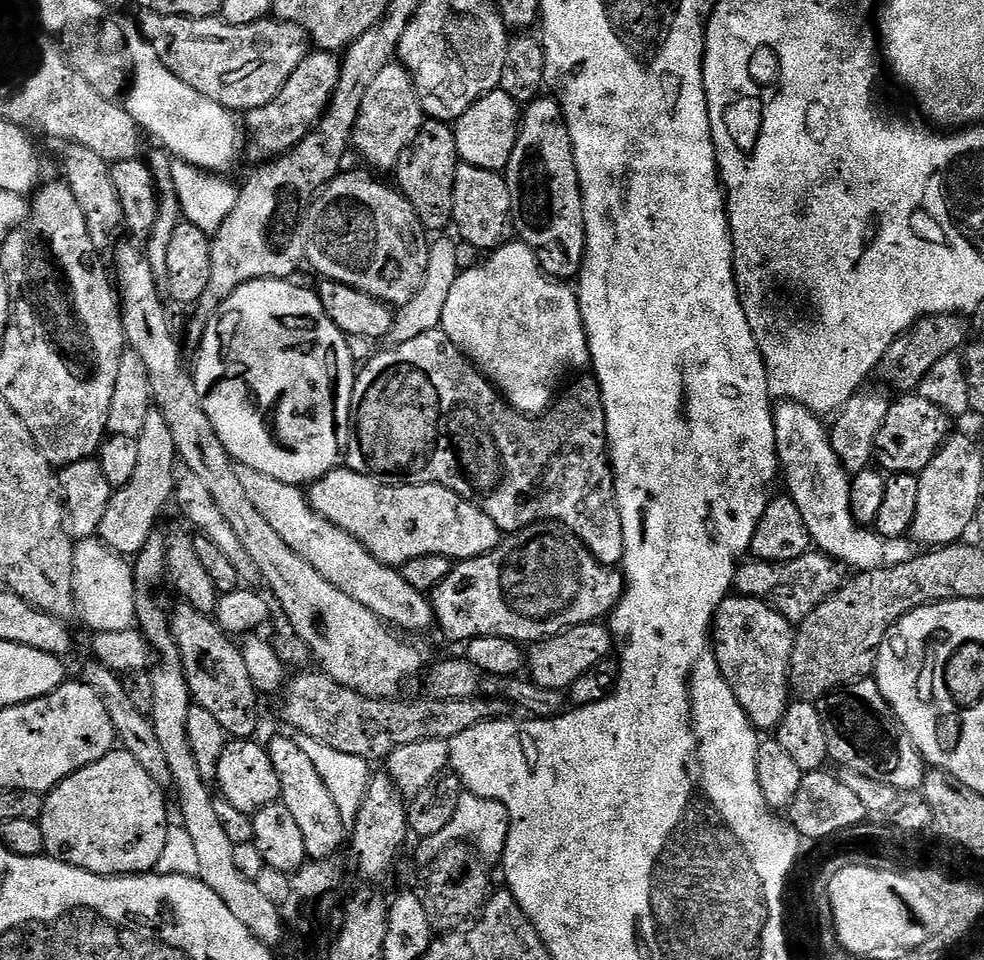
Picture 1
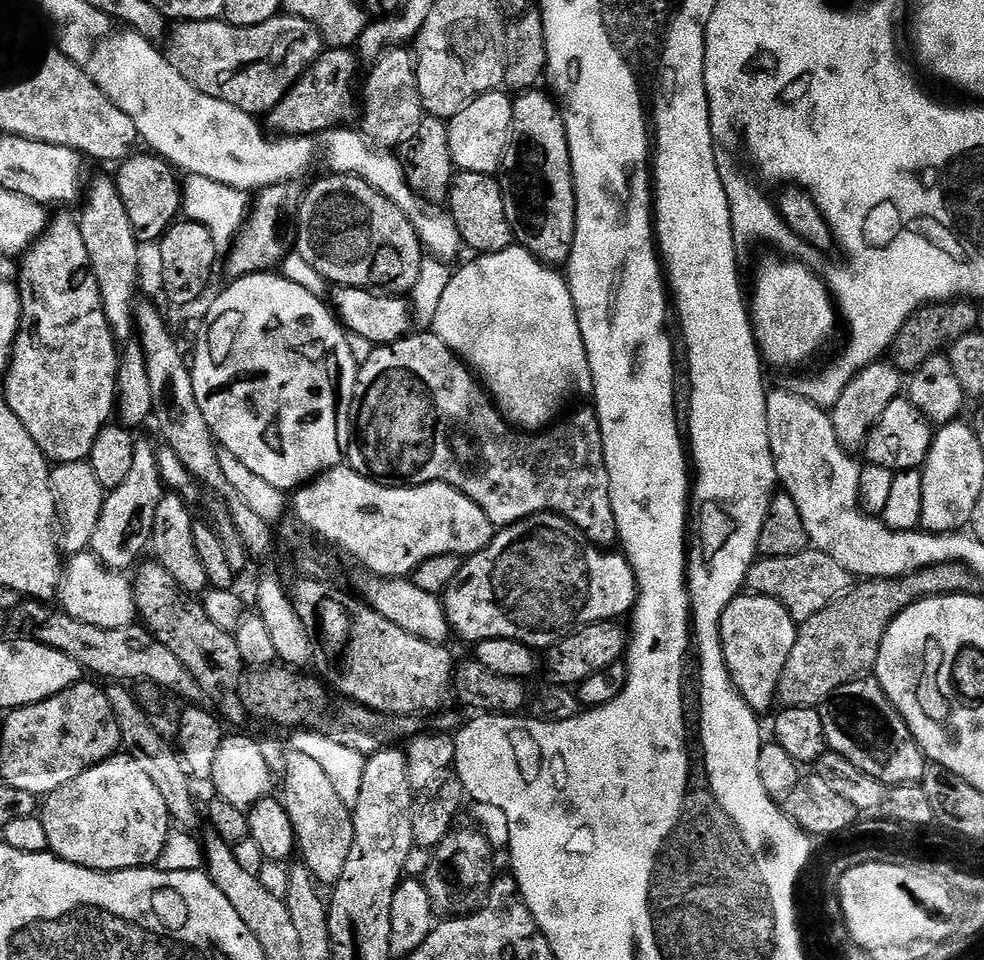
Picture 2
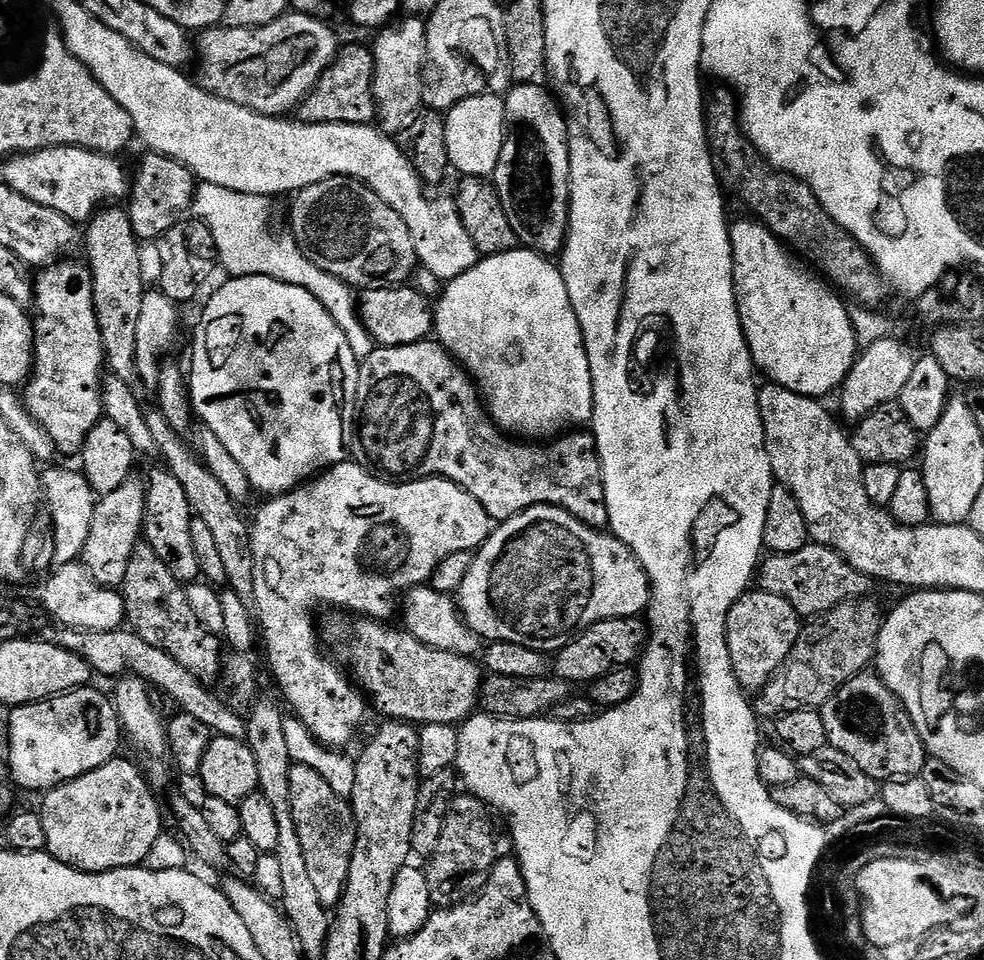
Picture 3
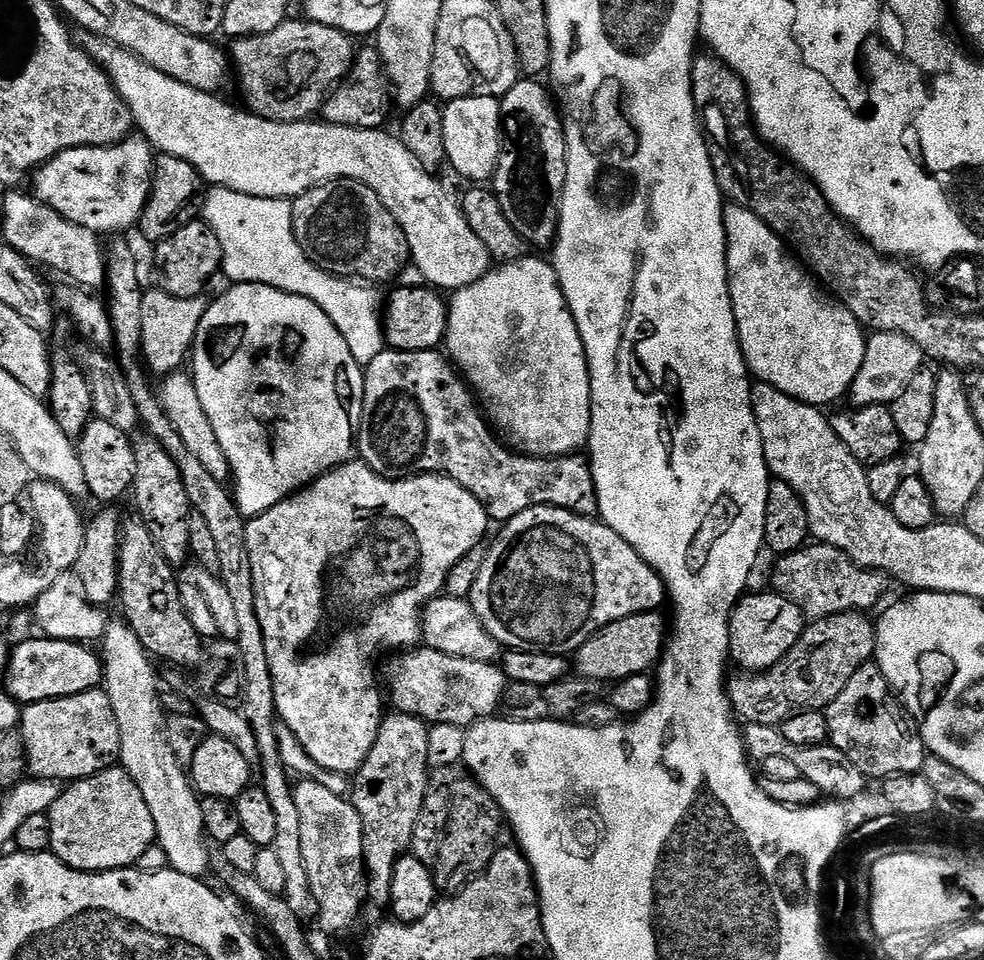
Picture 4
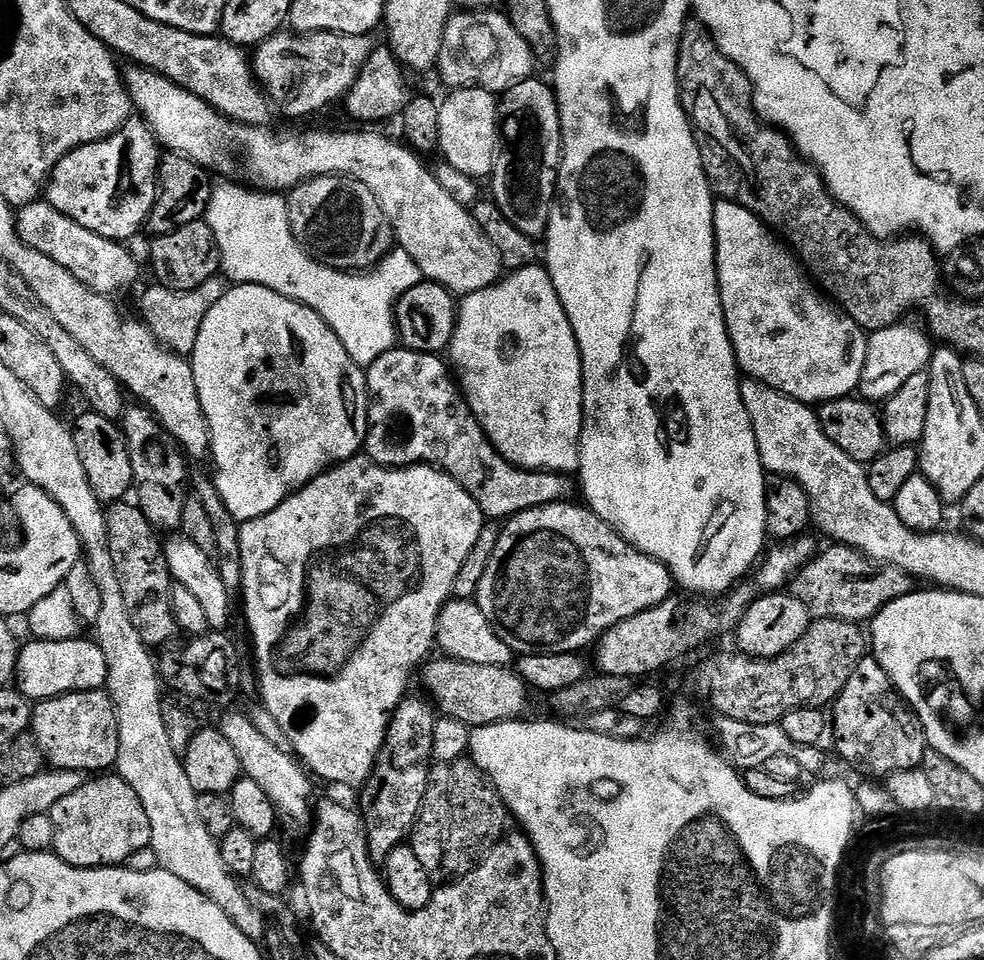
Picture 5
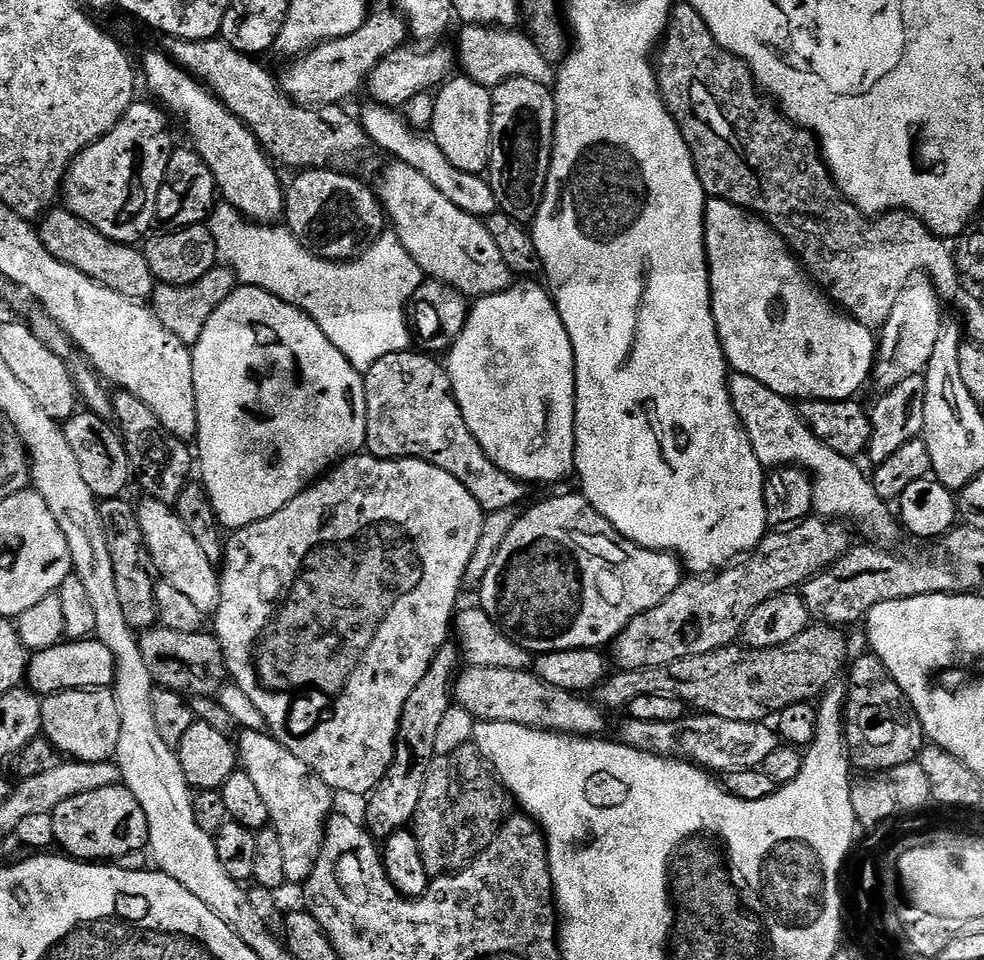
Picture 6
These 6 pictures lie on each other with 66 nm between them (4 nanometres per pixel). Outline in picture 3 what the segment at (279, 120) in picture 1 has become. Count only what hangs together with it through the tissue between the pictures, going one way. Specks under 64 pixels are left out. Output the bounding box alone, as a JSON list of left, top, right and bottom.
[298,44,376,124]

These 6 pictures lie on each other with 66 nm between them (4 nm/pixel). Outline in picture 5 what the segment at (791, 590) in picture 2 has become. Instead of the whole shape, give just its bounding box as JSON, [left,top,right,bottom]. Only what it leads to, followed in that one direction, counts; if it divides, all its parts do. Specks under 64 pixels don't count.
[794,544,914,622]

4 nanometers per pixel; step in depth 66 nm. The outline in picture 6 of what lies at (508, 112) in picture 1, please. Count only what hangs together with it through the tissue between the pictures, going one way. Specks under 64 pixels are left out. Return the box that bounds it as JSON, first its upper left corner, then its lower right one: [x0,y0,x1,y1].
[430,79,492,174]

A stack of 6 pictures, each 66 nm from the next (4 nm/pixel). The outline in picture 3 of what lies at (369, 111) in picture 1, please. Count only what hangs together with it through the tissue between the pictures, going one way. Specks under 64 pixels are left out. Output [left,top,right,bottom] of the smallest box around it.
[371,18,428,134]

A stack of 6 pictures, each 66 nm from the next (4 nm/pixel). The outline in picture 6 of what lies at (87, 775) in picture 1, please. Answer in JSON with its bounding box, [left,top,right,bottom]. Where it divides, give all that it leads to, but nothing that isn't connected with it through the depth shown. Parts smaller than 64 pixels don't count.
[52,783,148,862]

